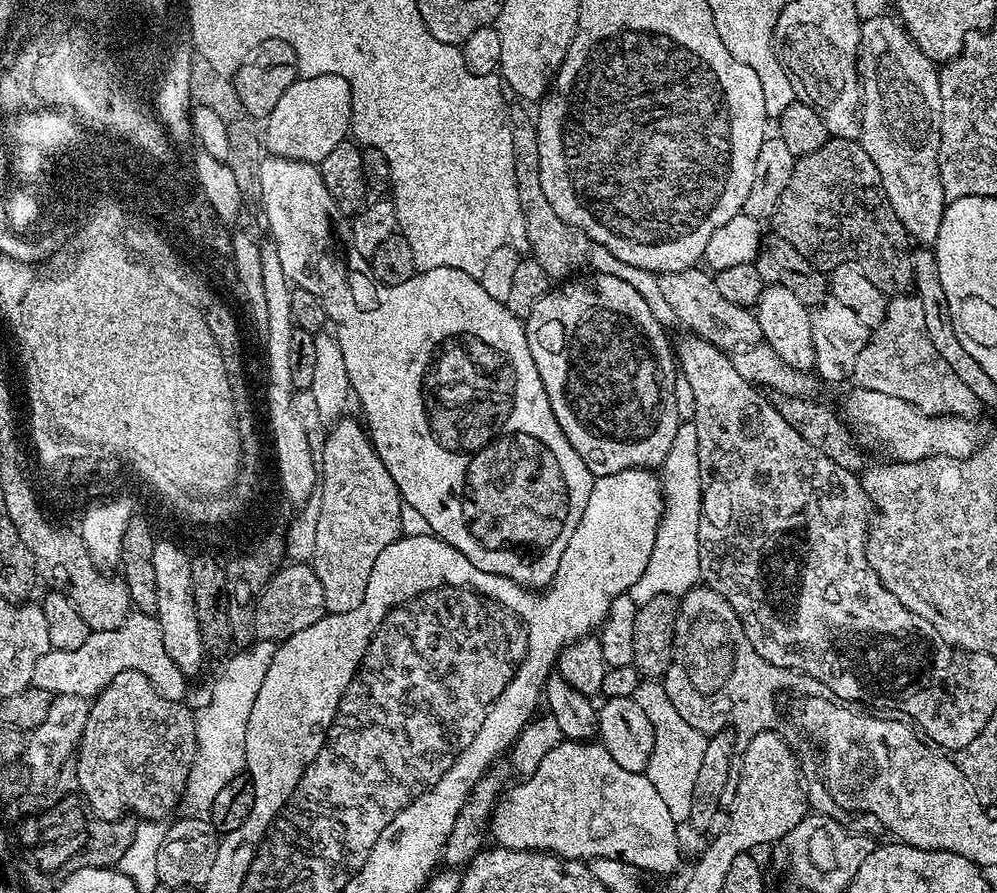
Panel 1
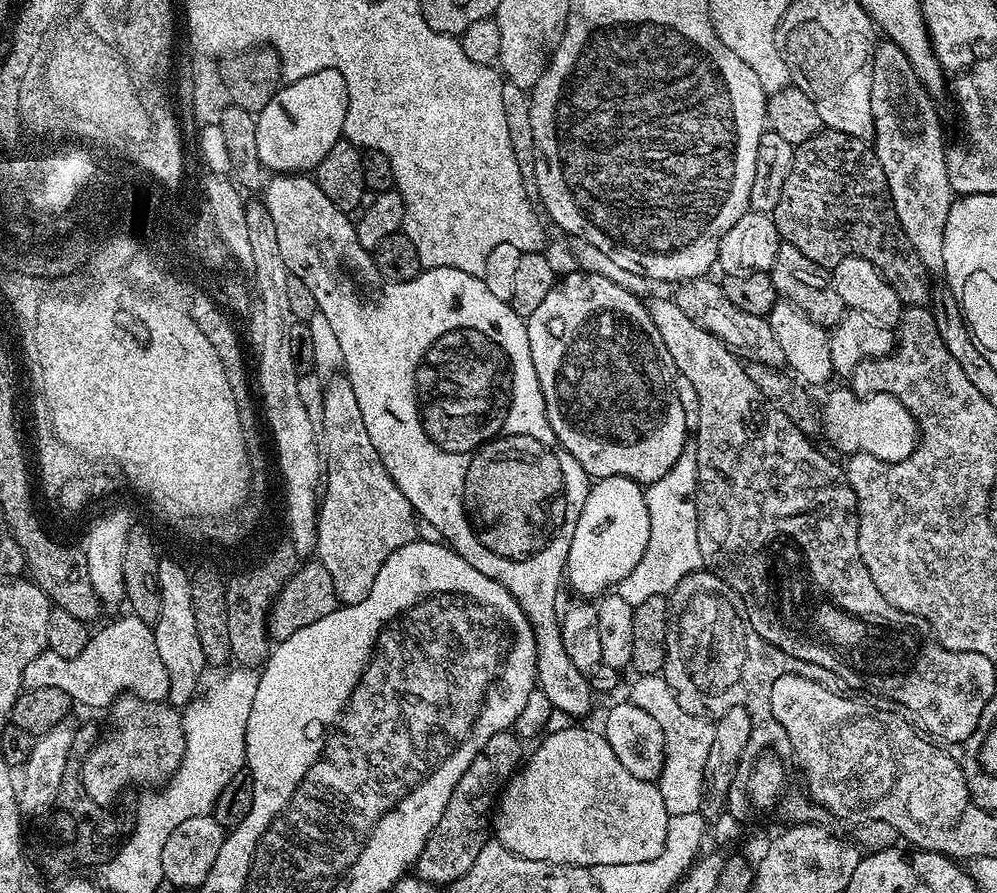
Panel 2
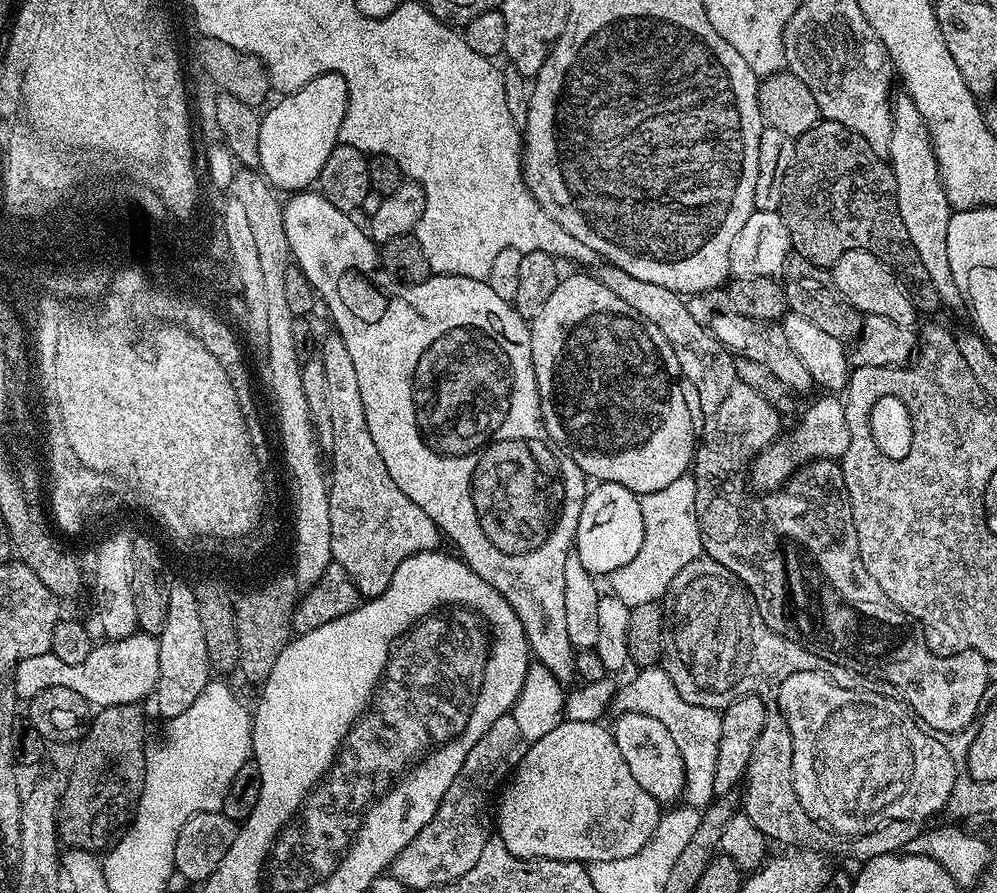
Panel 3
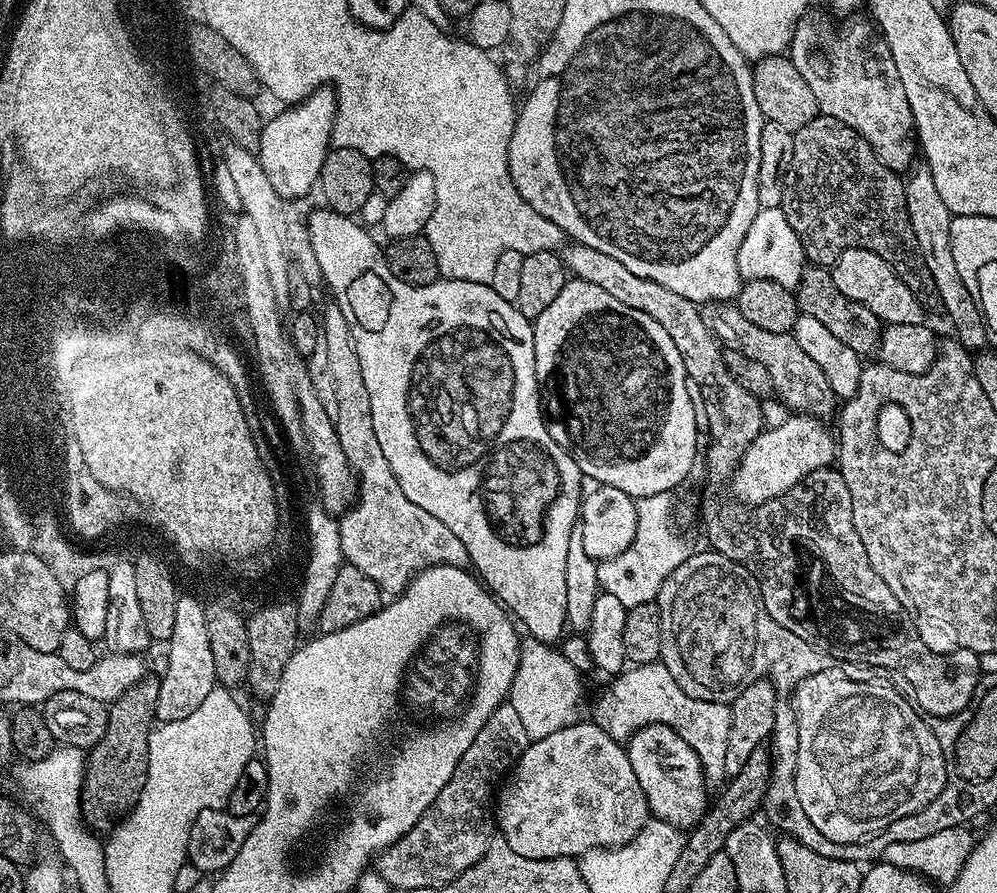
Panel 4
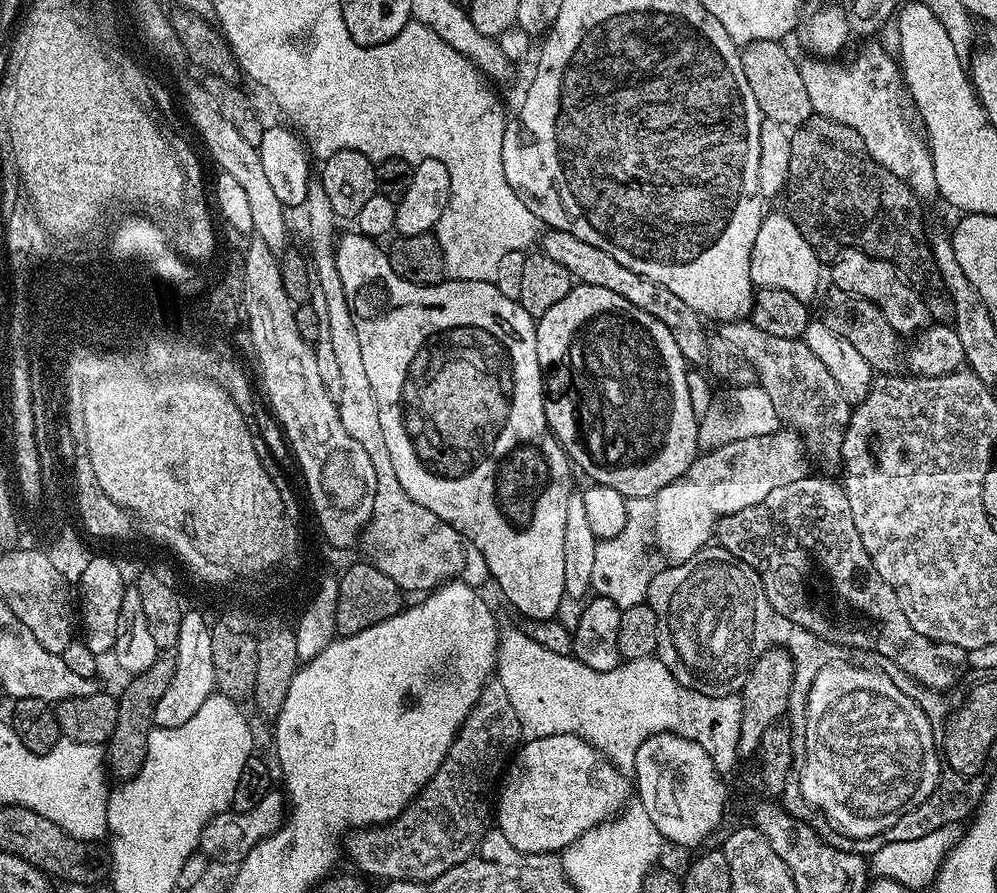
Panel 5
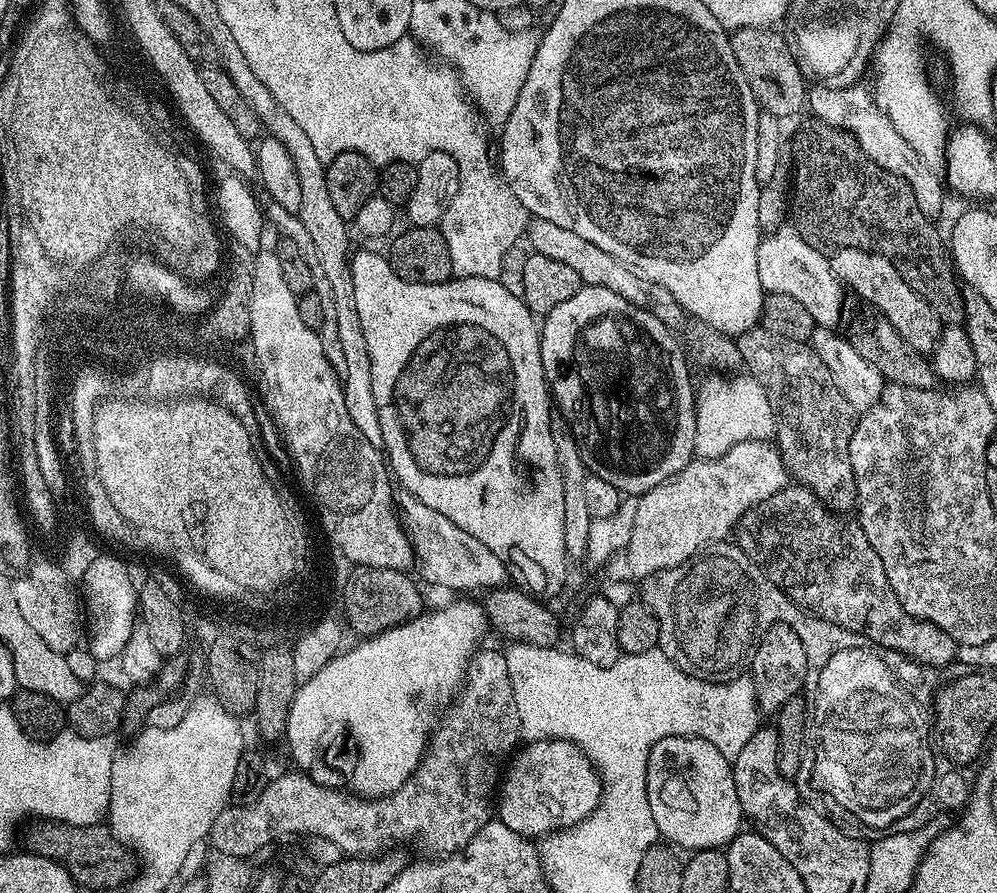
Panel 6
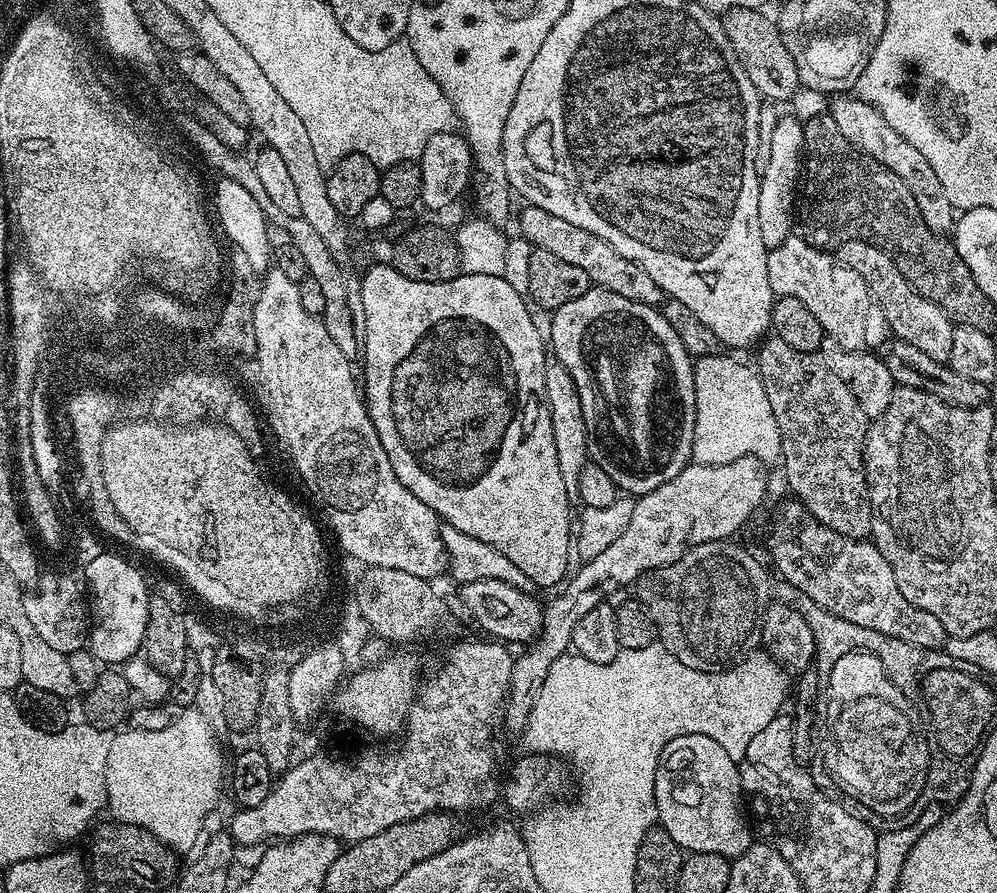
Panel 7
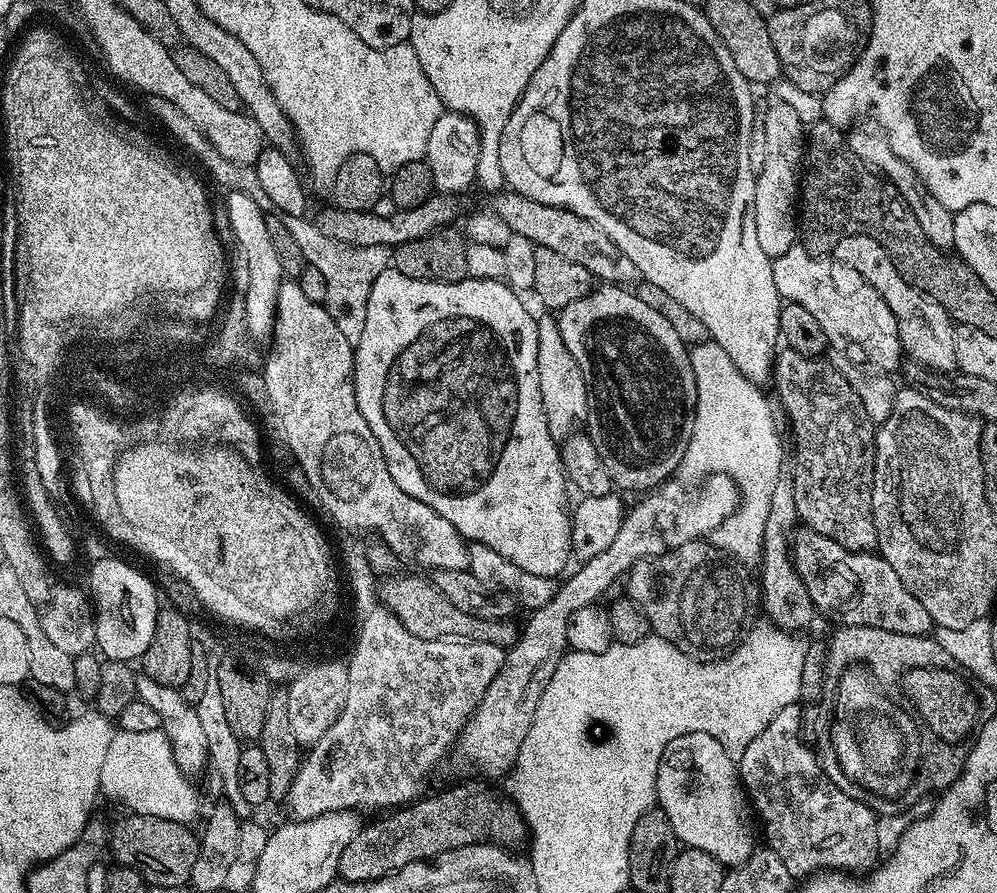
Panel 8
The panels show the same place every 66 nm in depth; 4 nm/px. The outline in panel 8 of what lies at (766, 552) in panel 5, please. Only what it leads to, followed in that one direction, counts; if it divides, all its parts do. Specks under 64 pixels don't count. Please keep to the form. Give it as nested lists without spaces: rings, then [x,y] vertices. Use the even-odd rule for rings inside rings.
[[[800,526],[790,540],[791,562],[809,592],[815,609],[842,626],[874,627],[906,635],[927,635],[934,625],[926,606],[910,594],[901,578],[885,559],[874,552],[846,550],[818,534]]]

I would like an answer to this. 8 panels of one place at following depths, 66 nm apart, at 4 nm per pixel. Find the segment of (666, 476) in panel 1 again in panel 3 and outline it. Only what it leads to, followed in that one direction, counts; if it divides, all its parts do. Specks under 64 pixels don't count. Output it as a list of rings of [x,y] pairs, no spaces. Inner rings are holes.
[[[685,474],[674,478],[670,486],[654,490],[640,497],[642,506],[642,546],[626,566],[610,573],[611,591],[626,602],[628,608],[642,606],[642,602],[657,602],[667,596],[670,582],[690,562],[703,553],[700,523],[696,517],[696,478]]]

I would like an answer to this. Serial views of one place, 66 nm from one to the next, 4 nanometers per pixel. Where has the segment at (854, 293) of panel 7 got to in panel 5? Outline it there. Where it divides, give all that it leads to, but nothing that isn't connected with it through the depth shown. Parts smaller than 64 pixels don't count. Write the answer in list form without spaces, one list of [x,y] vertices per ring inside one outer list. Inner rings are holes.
[[[769,211],[762,226],[758,226],[758,238],[754,238],[754,250],[750,254],[750,278],[756,288],[777,288],[794,294],[794,298],[812,302],[816,287],[820,284],[821,253],[802,238],[798,226],[783,211]]]

